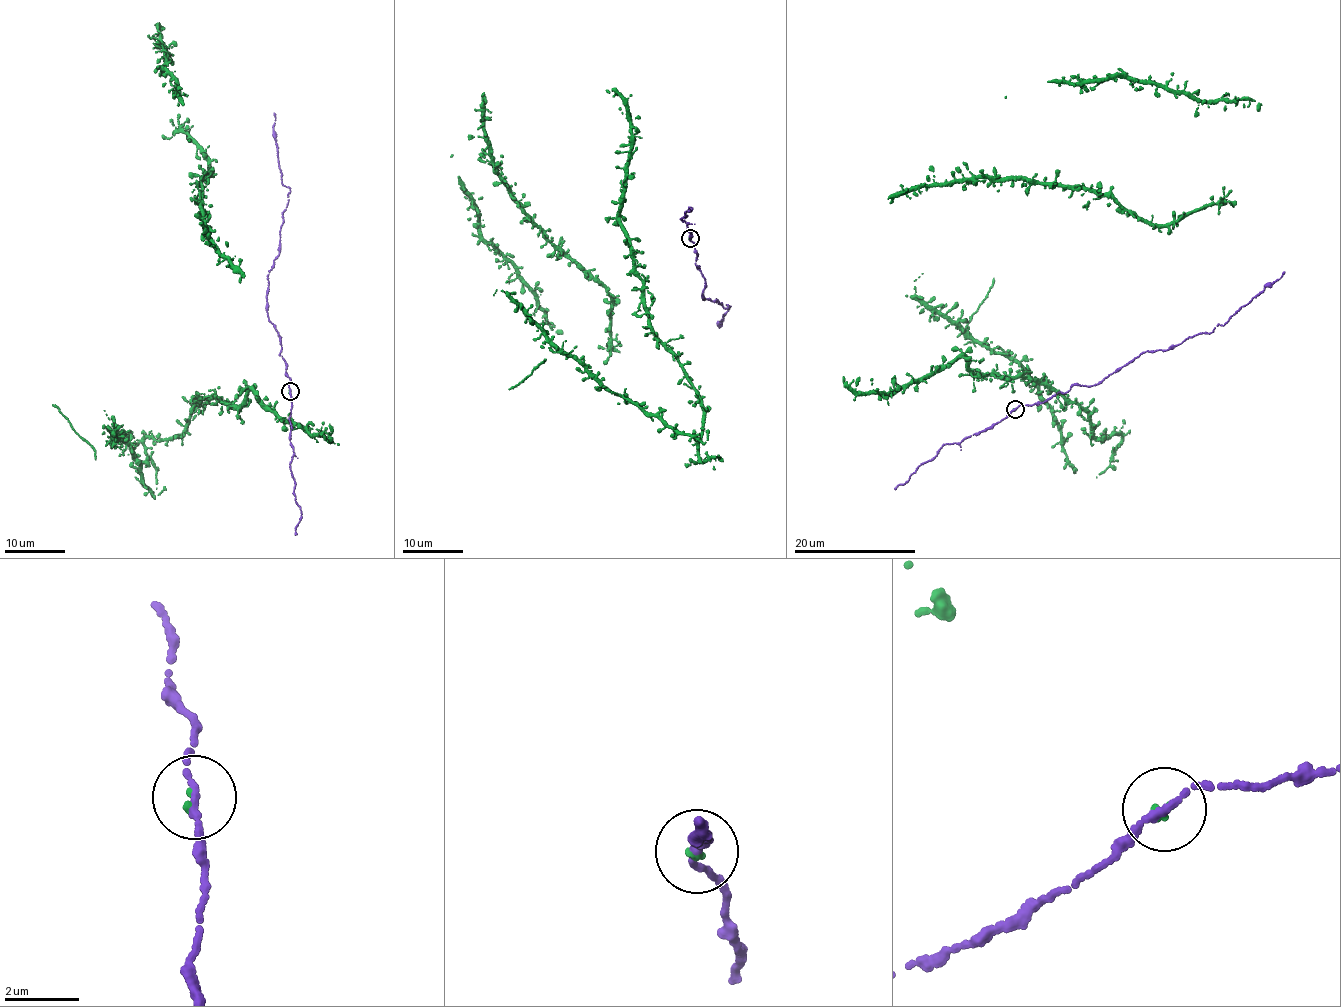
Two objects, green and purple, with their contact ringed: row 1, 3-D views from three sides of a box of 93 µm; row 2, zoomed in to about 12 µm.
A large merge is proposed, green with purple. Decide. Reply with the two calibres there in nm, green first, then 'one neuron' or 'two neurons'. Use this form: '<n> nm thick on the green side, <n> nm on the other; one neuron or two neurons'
160 nm thick on the green side, 190 nm on the other; one neuron

